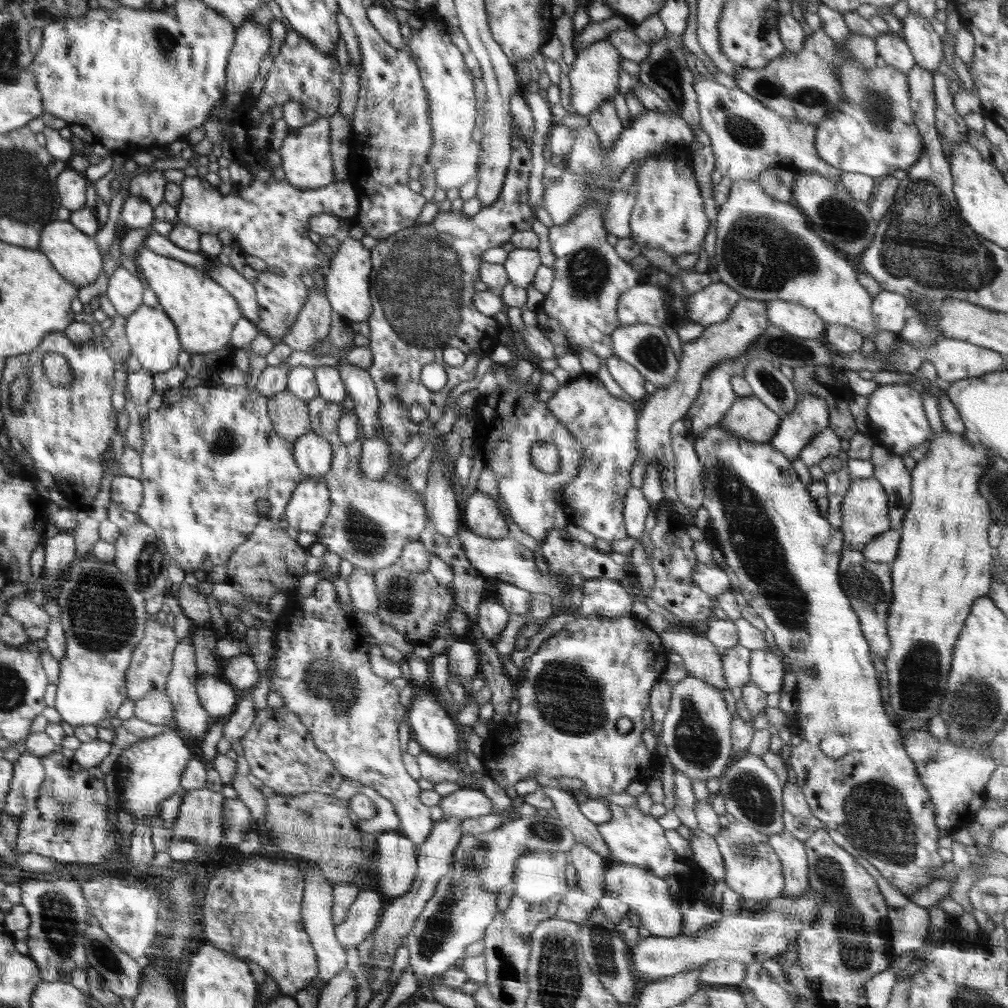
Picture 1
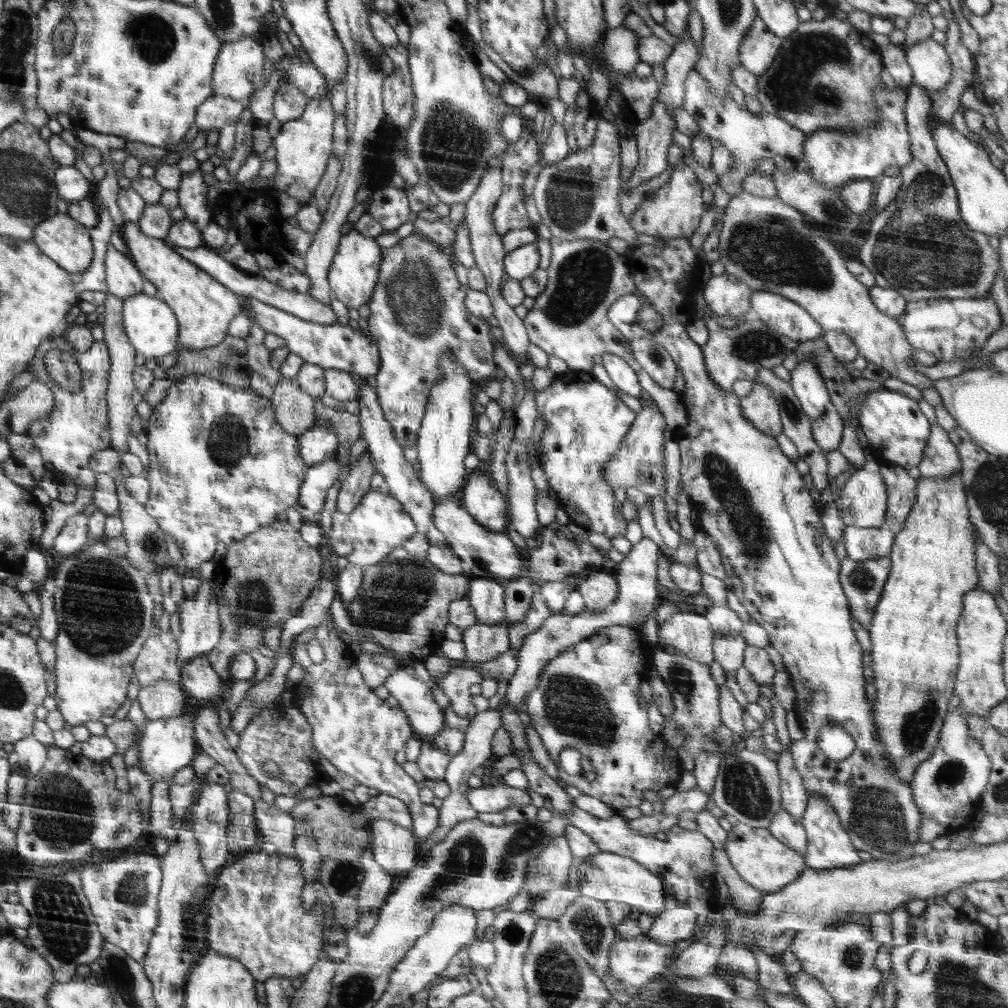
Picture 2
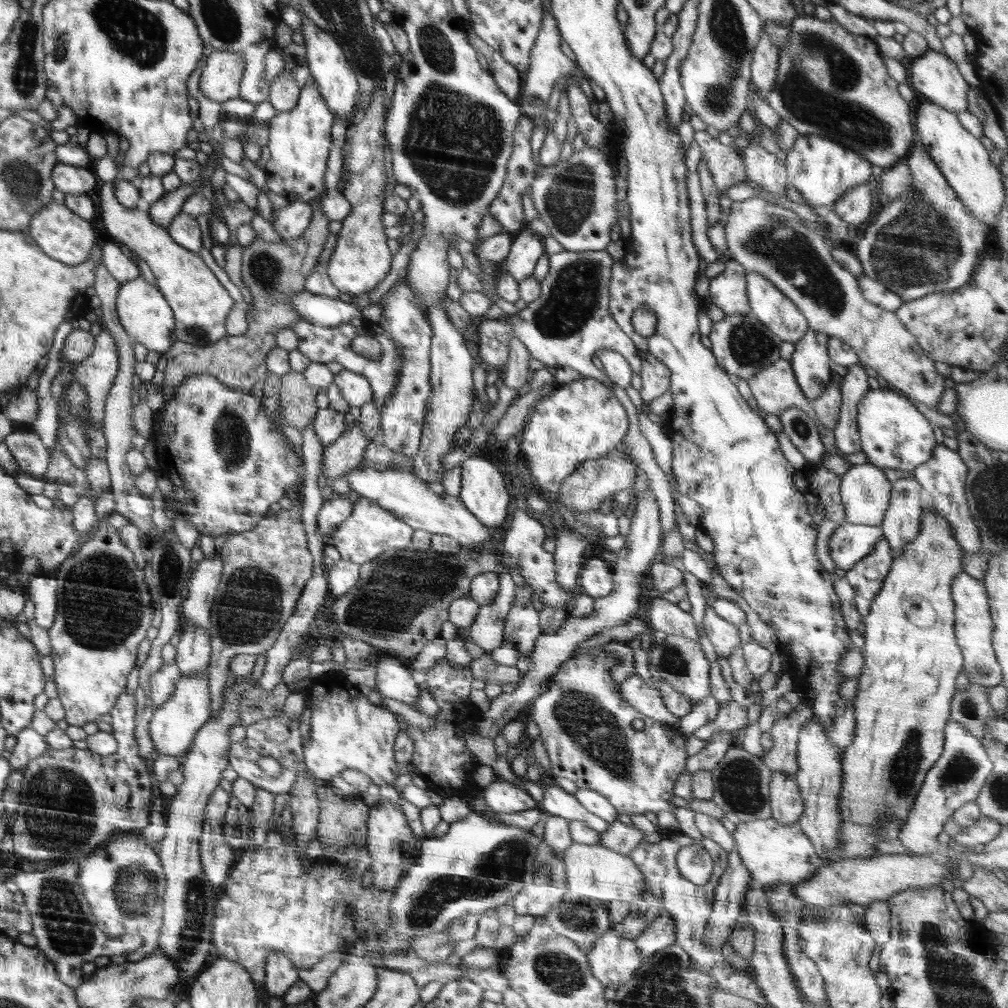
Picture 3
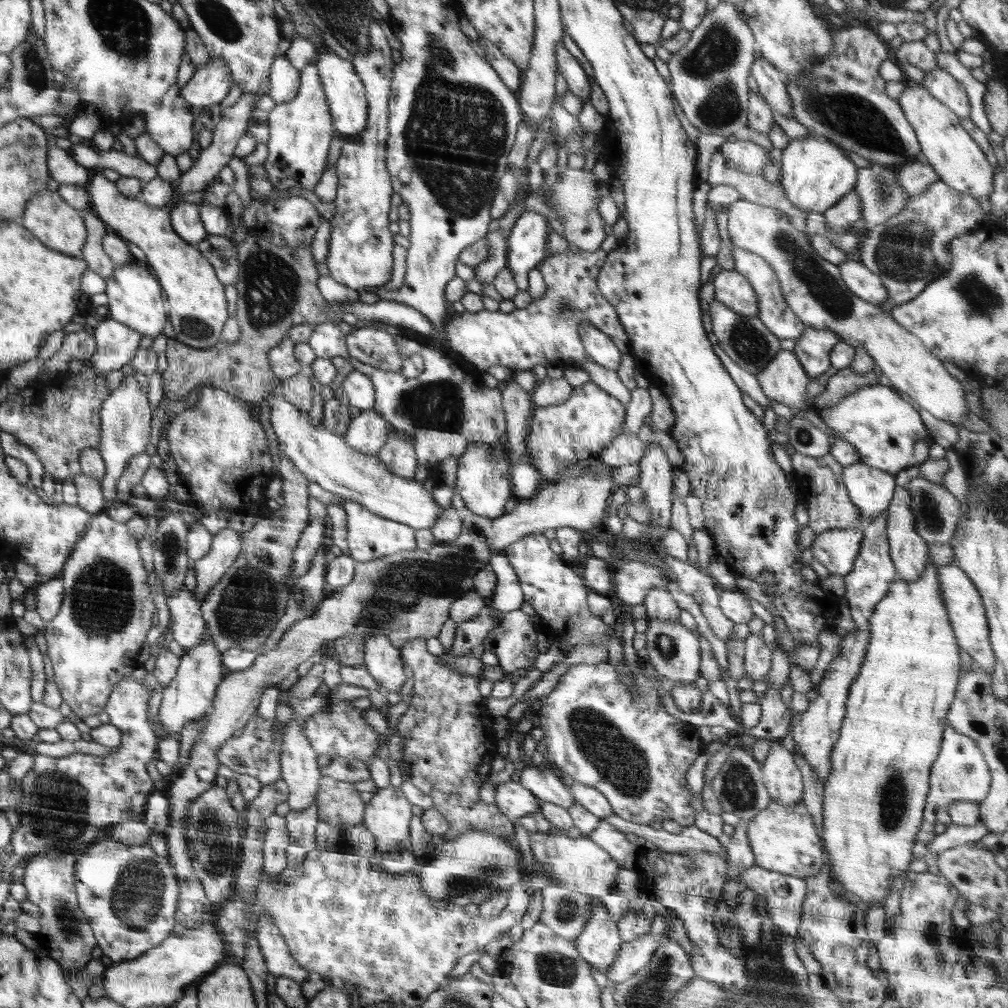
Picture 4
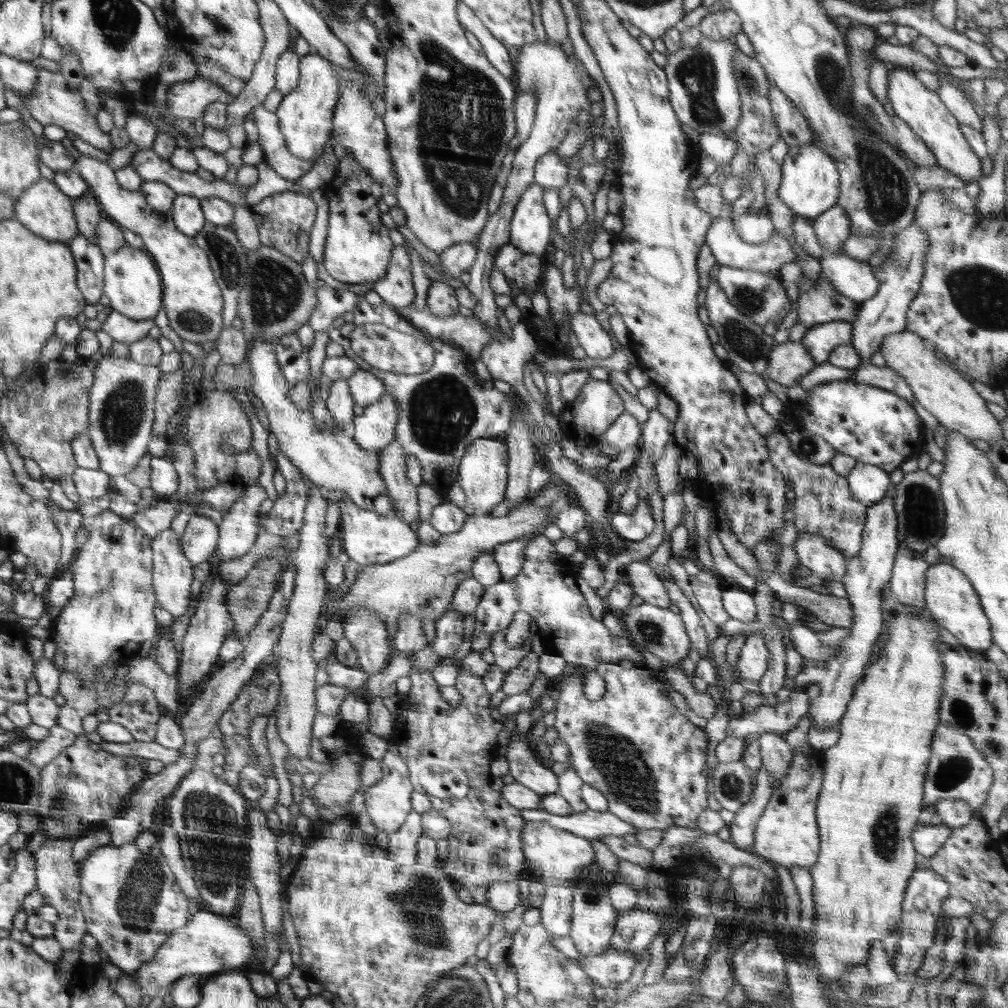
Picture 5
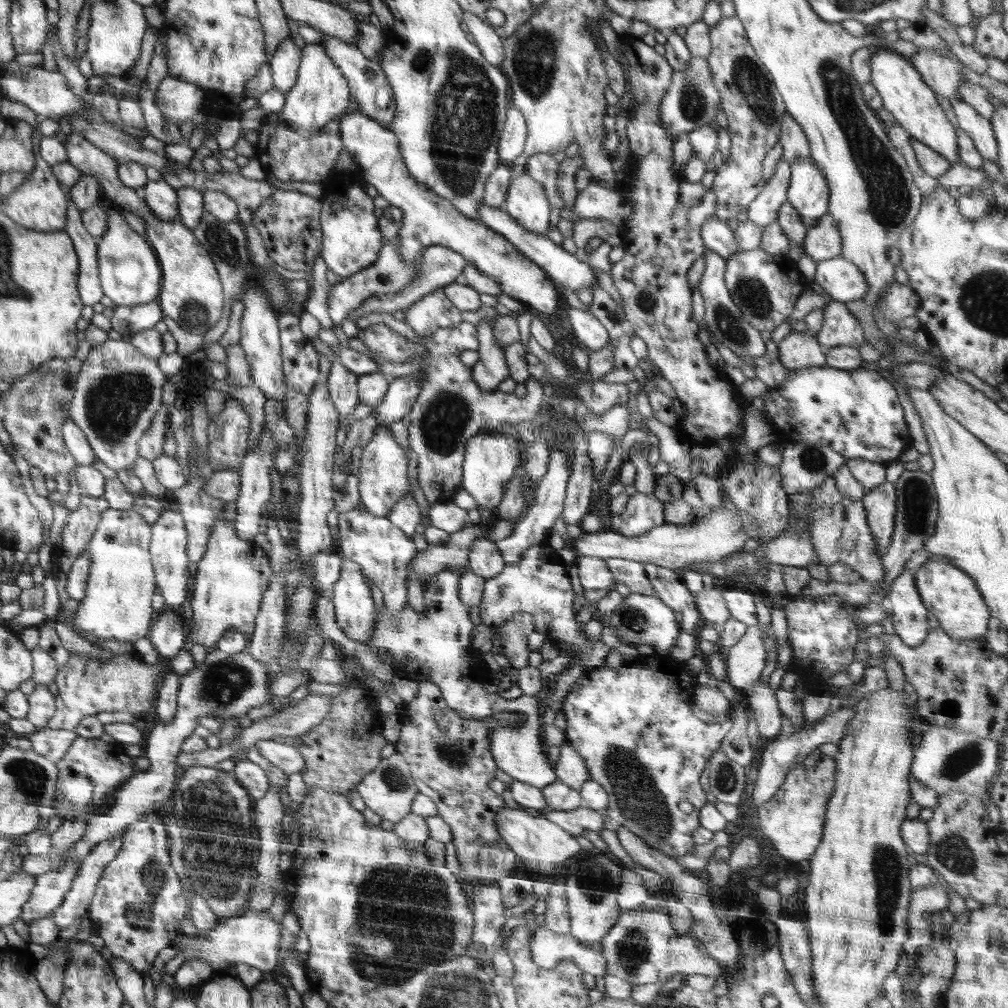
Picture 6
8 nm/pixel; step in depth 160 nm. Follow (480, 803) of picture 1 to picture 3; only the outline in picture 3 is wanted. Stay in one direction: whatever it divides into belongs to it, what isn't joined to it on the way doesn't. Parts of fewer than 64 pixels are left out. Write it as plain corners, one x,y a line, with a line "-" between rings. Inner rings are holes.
499,777
486,788
478,790
476,794
484,798
491,814
522,812
539,806
525,790

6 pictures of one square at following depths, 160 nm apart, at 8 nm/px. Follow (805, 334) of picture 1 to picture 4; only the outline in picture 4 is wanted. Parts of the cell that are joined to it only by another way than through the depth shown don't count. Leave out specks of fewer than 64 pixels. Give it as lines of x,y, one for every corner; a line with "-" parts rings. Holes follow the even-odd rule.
734,244
732,258
735,259
736,272
743,274
750,281
754,292
757,294
759,308
758,318
766,325
766,328
779,339
791,338
796,340
800,338
807,326
786,304
774,269
768,263
764,262
761,256
755,255
750,251
744,251
743,248
738,248
734,246

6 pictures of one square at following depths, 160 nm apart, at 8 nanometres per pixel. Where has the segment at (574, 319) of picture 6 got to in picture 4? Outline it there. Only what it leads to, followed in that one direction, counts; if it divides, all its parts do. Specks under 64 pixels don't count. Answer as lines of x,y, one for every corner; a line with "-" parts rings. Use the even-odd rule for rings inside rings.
584,323
579,328
579,336
581,336
585,352
588,352
588,356
594,362
617,372
617,366
620,364
622,352
610,340
609,336

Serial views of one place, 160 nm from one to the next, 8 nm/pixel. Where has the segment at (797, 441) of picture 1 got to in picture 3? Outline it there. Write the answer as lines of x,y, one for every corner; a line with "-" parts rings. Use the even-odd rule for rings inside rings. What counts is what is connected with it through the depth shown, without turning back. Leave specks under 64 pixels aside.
809,328
804,333
804,336
794,343
795,350
789,361
791,362
797,383
809,401
818,398
831,383
830,367
833,363
827,351
829,337
827,334

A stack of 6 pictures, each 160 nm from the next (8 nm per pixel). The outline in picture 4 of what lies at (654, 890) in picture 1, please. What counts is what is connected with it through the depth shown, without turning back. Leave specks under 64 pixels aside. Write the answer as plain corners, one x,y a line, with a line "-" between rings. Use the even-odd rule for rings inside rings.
550,831
529,833
529,838
537,867
549,872
555,881
566,883
578,892
600,899
616,890
616,875
623,866
587,836
572,838
564,833

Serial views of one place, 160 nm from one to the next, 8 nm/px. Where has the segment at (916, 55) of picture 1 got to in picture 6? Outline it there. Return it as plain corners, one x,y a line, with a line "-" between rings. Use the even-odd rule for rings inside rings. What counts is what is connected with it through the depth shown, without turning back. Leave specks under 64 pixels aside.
954,100
950,104
954,108
958,126
972,139
984,160
998,164
998,143
991,122
964,101

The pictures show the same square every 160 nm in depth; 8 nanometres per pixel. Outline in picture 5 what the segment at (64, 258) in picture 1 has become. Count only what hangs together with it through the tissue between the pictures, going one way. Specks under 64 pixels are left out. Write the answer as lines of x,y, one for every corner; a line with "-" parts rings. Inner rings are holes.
42,177
30,186
21,198
15,202
14,216
25,228
28,228
43,240
68,245
78,236
76,220
74,220
75,214
72,214
72,202
70,202
70,199
57,187
54,181

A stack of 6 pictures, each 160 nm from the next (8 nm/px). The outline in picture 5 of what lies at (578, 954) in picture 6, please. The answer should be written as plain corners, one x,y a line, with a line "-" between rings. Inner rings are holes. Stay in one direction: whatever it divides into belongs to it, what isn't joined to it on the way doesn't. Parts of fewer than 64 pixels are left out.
608,949
598,956
583,956
580,958
579,965
582,966
582,971
592,979
595,983
602,987
616,986
618,983
623,983
630,979
632,972
638,964
638,959
630,952

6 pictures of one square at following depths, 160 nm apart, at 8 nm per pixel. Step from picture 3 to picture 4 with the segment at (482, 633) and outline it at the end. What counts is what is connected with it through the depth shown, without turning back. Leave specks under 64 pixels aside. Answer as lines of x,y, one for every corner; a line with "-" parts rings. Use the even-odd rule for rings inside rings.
500,552
490,558
490,567
497,577
497,584
494,594
486,598
486,605
500,619
507,612
520,609
524,600
523,590
520,582
510,566
507,556

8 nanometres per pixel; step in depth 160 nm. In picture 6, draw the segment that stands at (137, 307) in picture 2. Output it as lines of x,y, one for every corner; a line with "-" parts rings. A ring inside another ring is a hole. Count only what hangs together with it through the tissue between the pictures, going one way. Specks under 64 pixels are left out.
116,206
107,212
107,225
104,236
97,239
98,276
103,293
114,302
114,306
134,307
154,302
154,298
160,292
162,272
160,272
160,264
156,260
156,254
152,252
150,244
128,226
128,222
124,220
124,216
120,214
120,210

